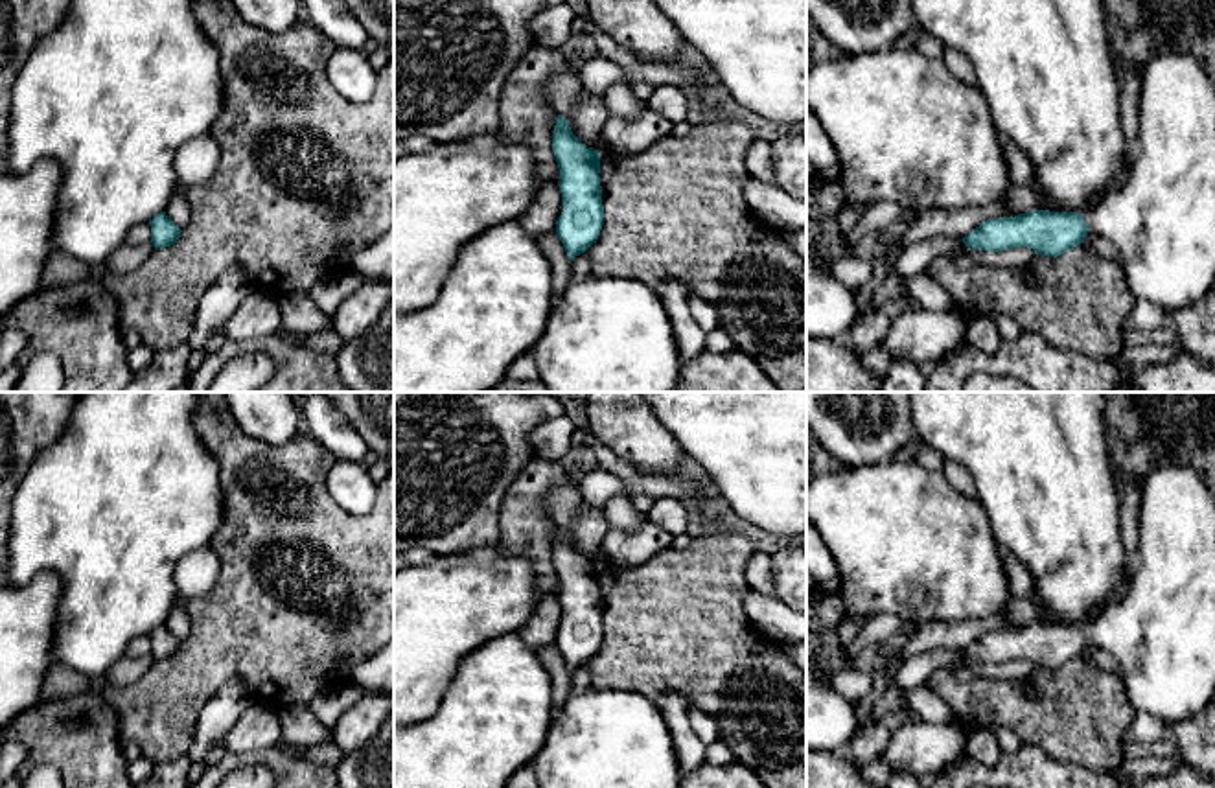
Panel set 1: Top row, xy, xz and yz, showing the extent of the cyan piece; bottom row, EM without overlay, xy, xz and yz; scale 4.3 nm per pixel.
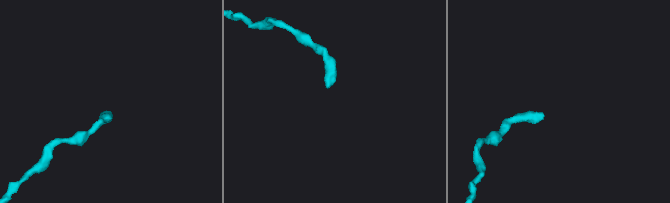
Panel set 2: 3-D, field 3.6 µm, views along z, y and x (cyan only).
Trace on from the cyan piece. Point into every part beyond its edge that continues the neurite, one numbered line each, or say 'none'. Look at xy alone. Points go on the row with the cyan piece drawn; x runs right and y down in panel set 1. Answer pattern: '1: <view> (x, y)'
none

